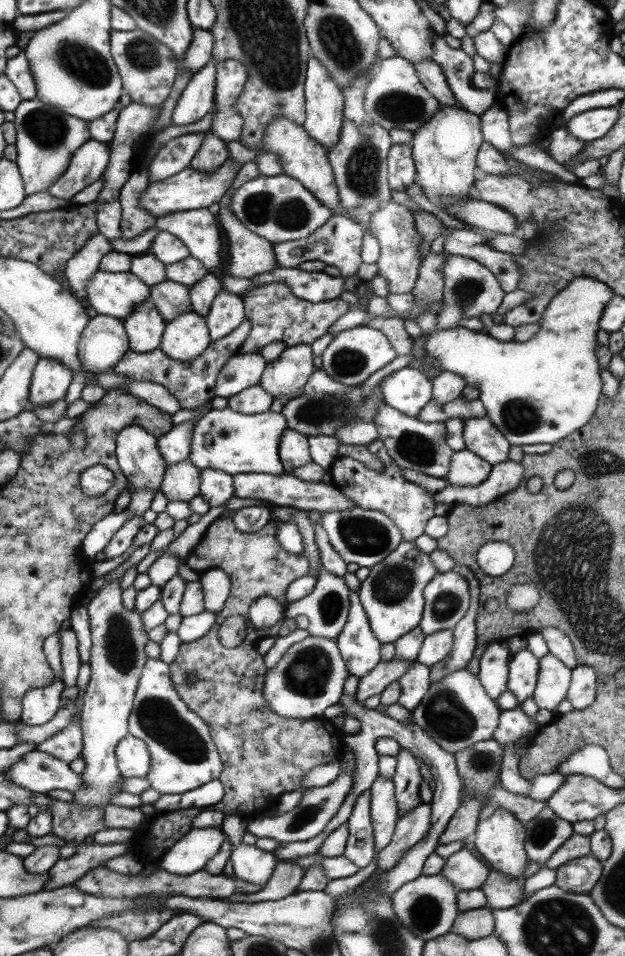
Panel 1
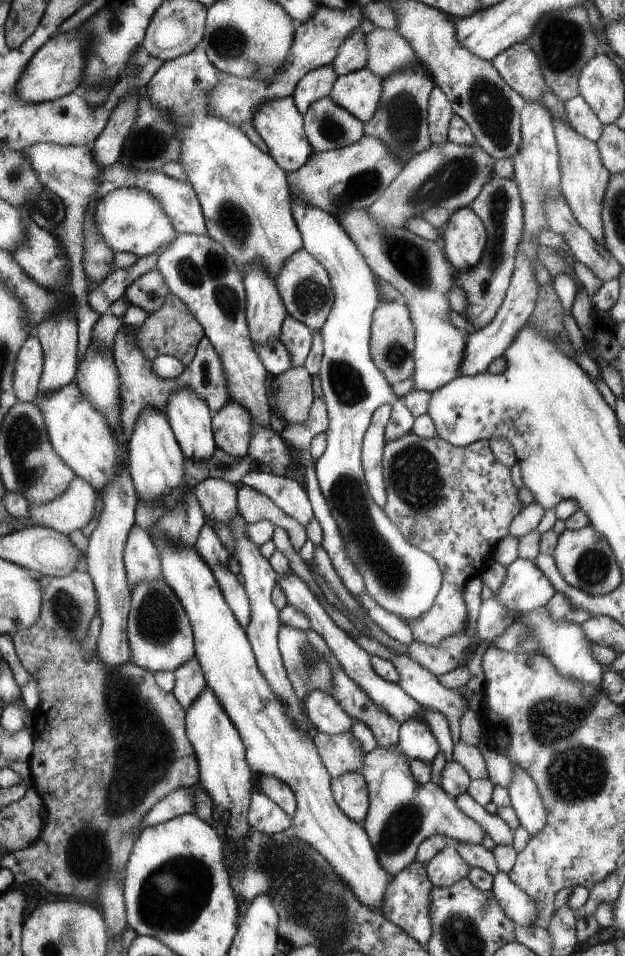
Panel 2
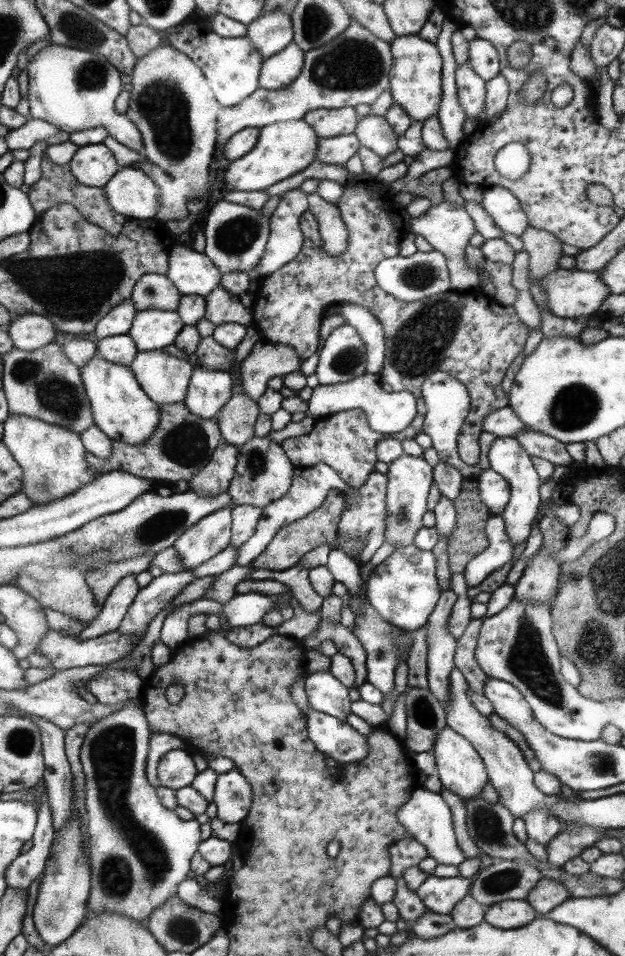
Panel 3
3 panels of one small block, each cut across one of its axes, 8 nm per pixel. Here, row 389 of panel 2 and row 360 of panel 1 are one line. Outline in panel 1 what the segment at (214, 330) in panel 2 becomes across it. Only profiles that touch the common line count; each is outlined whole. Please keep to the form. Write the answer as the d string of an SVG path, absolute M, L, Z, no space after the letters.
M235 354L221 368L217 386L213 388L215 398L233 398L251 386L257 386L265 374L265 360L259 354Z

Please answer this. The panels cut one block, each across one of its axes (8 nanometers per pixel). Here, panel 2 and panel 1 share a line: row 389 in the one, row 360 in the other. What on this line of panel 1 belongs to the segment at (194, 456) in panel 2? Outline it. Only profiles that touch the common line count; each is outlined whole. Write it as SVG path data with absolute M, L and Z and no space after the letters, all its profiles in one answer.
M191 308L187 312L183 312L181 316L173 318L171 322L167 320L165 324L165 332L161 334L161 350L165 352L165 356L169 356L175 362L193 362L197 356L203 354L203 350L209 346L211 338L209 338L209 328L207 328L207 318L195 314Z

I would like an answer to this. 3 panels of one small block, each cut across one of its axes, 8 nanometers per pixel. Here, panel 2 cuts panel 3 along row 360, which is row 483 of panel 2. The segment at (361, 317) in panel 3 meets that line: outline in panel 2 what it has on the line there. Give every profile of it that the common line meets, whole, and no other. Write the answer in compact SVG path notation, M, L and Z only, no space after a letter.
M381 404L377 412L373 412L373 422L369 424L369 430L365 432L363 438L363 448L361 448L361 466L365 470L365 482L369 486L369 494L373 496L373 502L377 506L387 504L387 488L385 488L385 438L383 438L383 428L391 418L393 406Z

